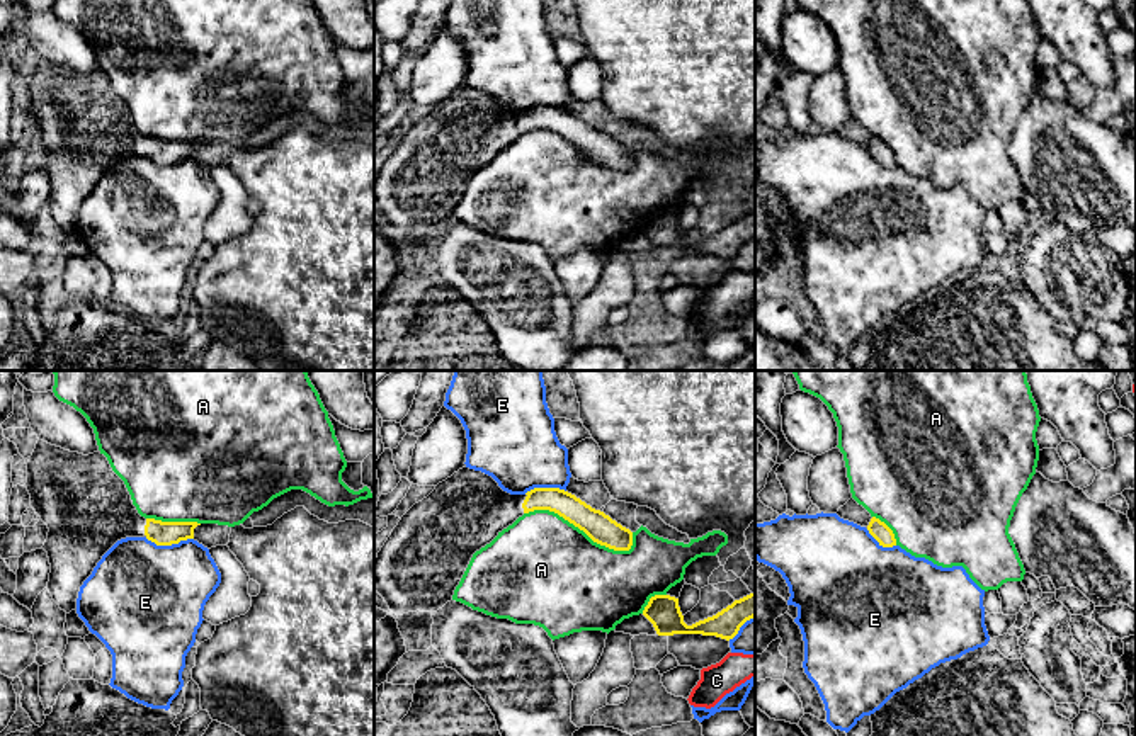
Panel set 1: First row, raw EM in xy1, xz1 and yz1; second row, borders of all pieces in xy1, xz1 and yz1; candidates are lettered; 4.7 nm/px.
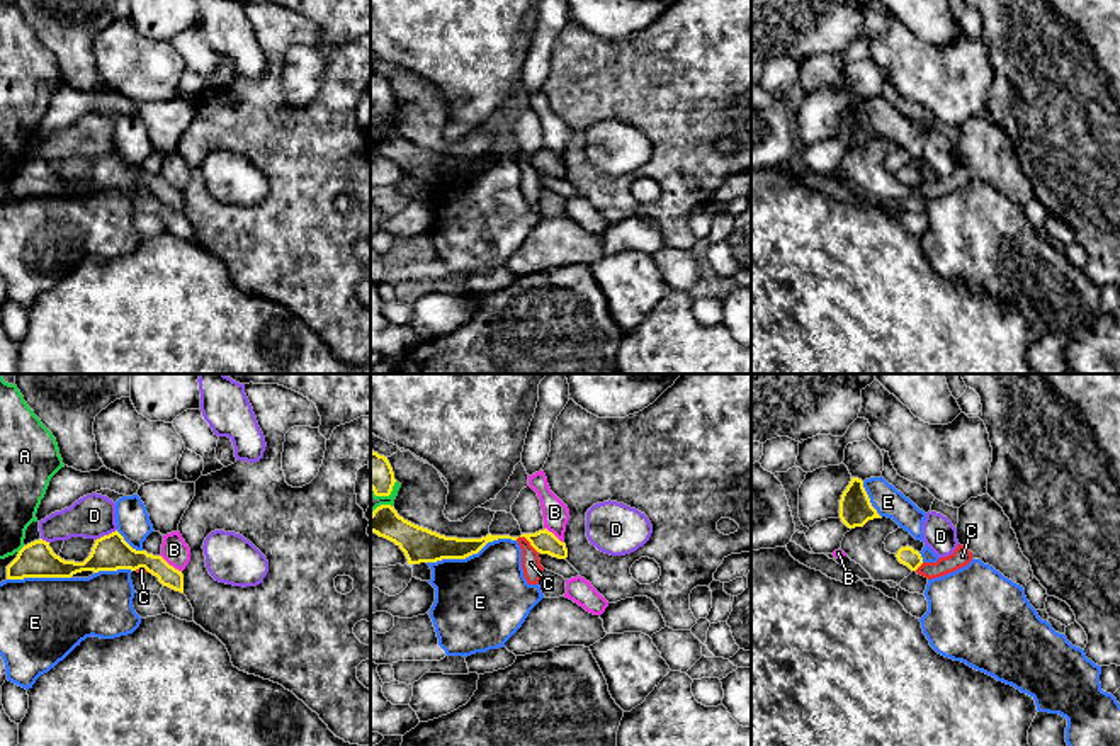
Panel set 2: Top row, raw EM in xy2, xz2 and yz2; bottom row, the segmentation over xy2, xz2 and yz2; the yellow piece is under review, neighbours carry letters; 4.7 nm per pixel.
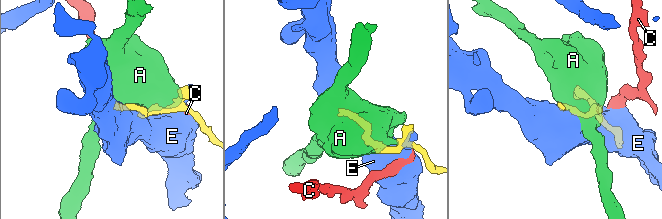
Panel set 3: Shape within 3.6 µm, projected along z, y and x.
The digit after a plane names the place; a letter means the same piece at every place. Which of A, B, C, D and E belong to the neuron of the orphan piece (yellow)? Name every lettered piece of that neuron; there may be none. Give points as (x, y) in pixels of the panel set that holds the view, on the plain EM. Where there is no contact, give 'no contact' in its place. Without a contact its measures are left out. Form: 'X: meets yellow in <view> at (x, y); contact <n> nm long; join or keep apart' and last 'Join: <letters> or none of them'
A: meets yellow in xz1 at (579, 147); contact 550 nm long; keep apart
B: meets yellow in xy2 at (169, 184); contact 130 nm long; keep apart
C: meets yellow in xz2 at (527, 158); contact 130 nm long; keep apart
D: meets yellow in xy2 at (106, 155); contact 120 nm long; keep apart
E: meets yellow in xz2 at (471, 174); contact 440 nm long; keep apart
Join: none of them

